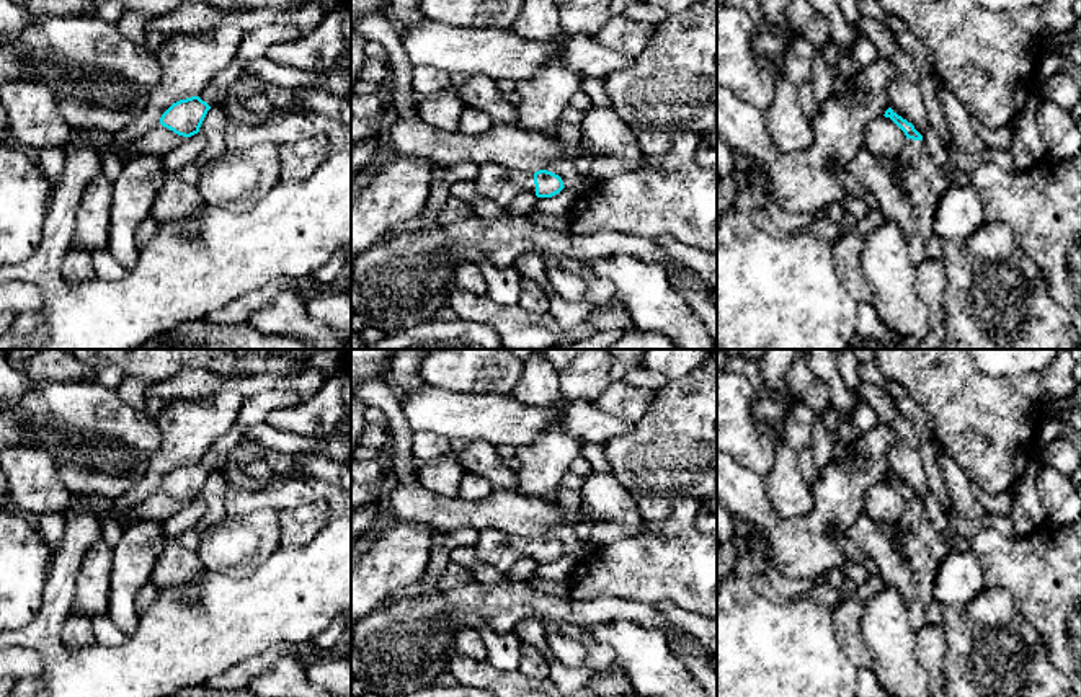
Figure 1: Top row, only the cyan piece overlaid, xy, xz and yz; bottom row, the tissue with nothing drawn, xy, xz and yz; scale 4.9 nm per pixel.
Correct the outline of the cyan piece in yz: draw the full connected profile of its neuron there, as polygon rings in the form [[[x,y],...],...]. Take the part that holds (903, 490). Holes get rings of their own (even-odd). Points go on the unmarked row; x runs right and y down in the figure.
[[[892,473],[883,482],[890,483],[906,501],[906,508],[890,535],[900,555],[908,560],[914,594],[919,604],[926,607],[934,599],[934,581],[942,560],[954,553],[952,544],[928,517],[923,501],[911,488]]]

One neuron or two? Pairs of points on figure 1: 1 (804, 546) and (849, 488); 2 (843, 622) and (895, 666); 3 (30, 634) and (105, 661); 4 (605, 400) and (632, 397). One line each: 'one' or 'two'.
1: one
2: two
3: one
4: one

